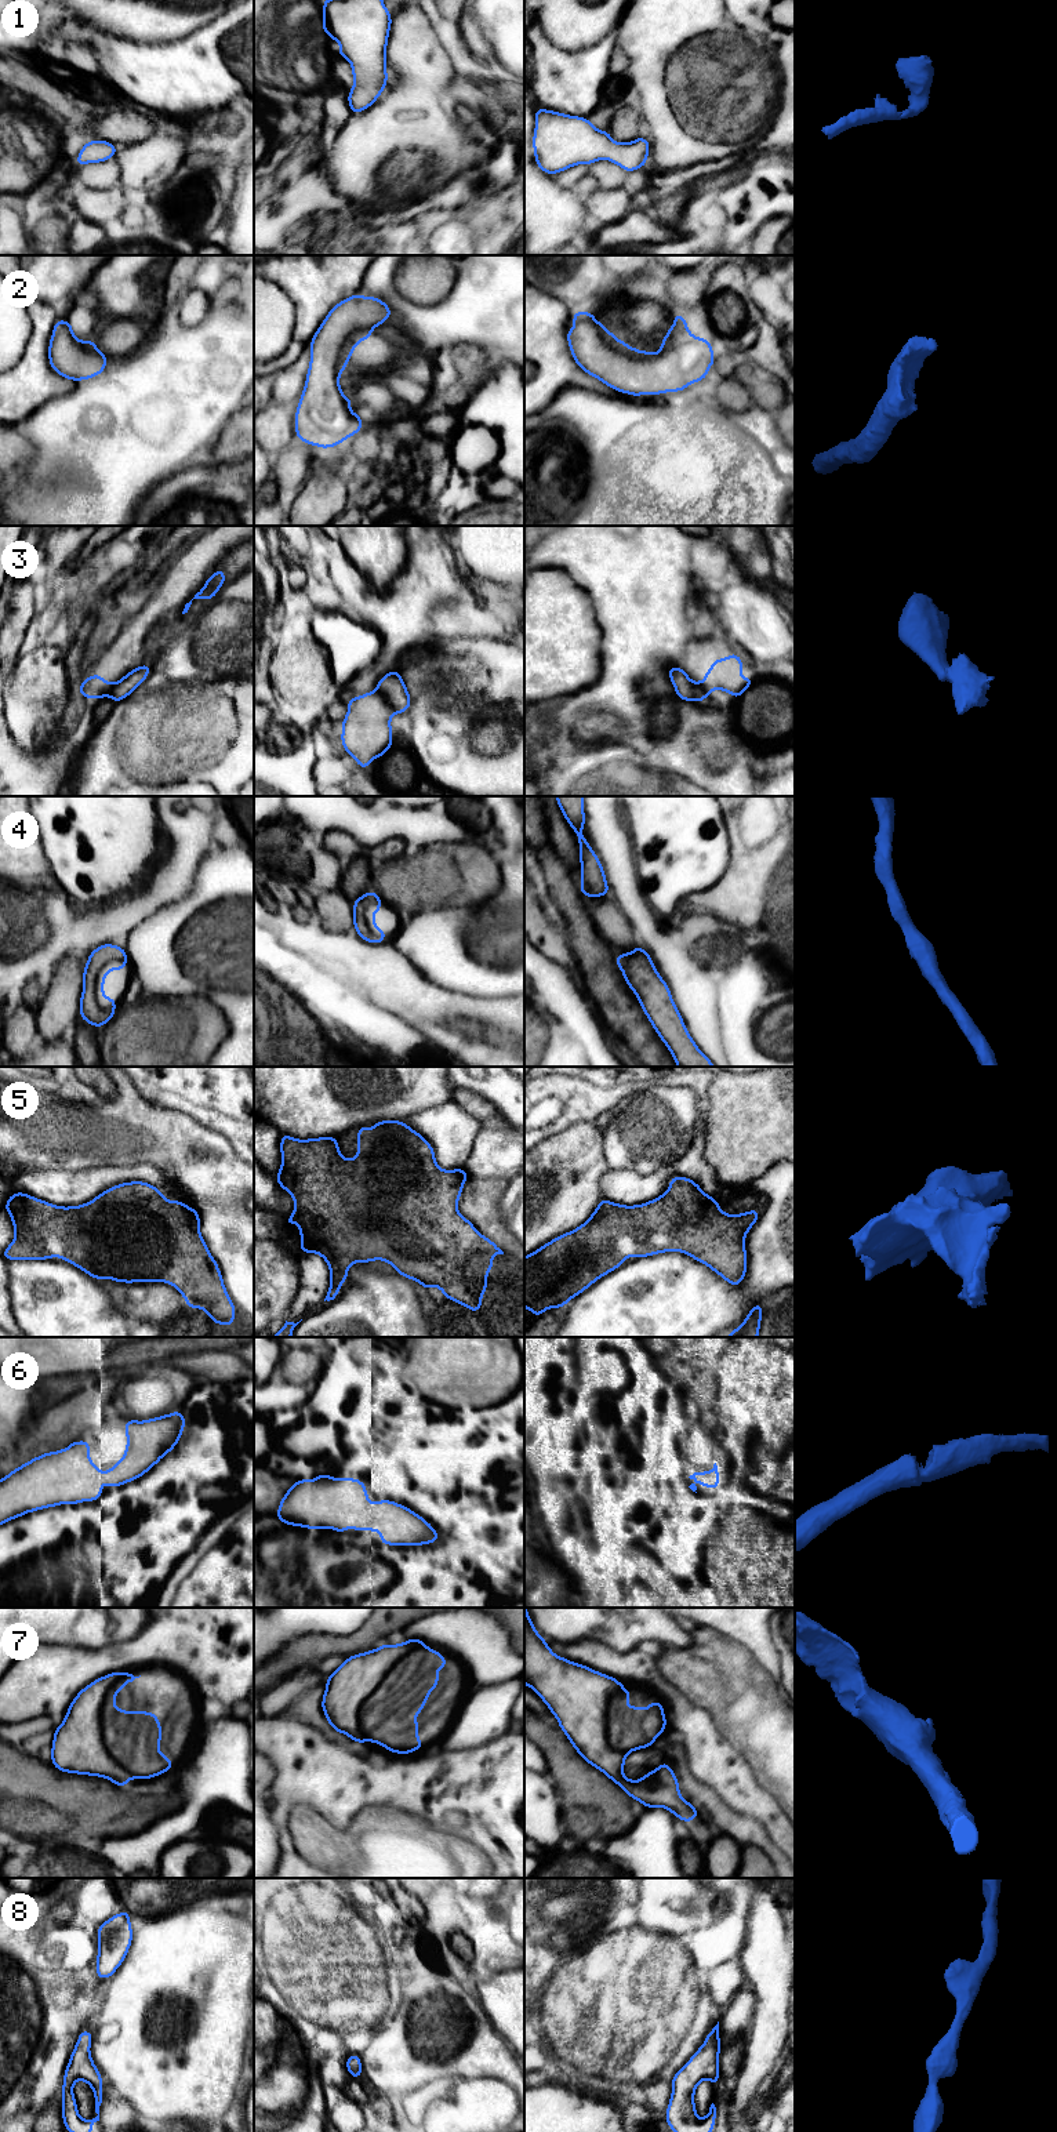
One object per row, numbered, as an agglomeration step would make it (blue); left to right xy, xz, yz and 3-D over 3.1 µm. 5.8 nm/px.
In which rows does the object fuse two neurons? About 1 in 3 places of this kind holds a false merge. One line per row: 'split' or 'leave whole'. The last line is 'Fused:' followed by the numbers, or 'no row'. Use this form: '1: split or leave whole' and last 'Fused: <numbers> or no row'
1: leave whole
2: leave whole
3: split
4: leave whole
5: leave whole
6: leave whole
7: leave whole
8: leave whole
Fused: 3

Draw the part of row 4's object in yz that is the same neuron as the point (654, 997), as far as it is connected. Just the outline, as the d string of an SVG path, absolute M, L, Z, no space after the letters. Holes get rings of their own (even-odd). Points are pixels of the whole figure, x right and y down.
M636 945L632 952L614 955L631 991L665 1043L678 1067L715 1067L690 1036L676 1009L671 989L658 974L649 952Z

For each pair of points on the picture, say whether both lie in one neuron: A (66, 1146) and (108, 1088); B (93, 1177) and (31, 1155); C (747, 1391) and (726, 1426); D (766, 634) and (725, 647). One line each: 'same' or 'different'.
A: different
B: different
C: same
D: different

